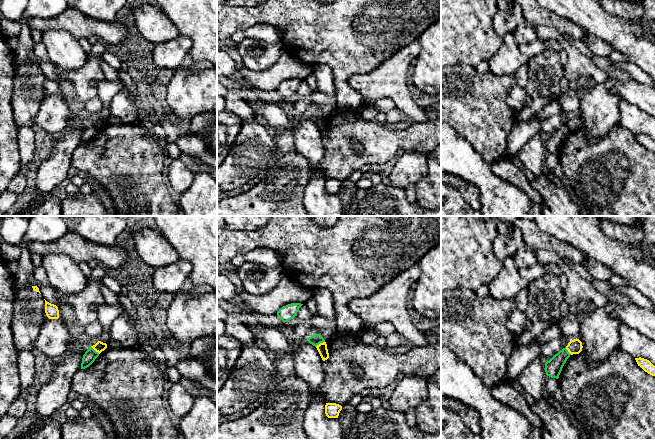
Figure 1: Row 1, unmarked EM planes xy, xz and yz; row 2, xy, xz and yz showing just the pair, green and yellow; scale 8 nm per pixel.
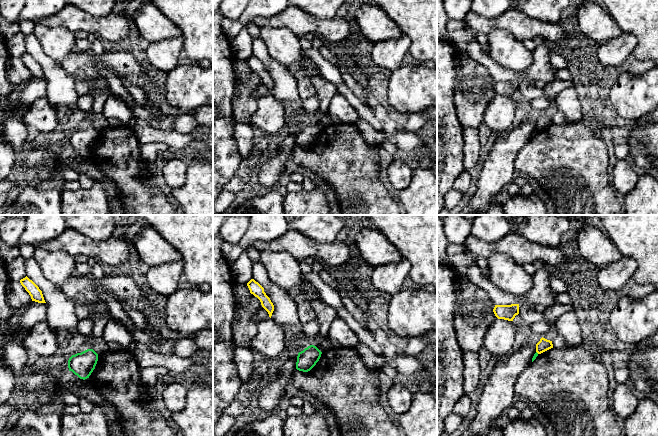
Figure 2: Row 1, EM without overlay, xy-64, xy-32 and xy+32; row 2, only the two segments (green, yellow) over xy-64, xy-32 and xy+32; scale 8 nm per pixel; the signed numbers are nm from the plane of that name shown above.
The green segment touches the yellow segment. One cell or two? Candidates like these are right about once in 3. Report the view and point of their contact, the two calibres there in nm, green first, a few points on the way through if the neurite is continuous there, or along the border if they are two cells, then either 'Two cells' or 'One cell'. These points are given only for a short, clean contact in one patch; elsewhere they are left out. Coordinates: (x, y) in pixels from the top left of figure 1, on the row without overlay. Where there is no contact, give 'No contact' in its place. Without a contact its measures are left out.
Touches green at xz (319, 119). Thickness 90 nm (green) against 80 nm. Boundary: xz (324, 117), (315, 122). Two cells

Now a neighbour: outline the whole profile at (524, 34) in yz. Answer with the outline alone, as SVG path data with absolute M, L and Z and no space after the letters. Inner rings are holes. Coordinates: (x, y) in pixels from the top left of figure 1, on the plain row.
M529 23L521 24L512 34L517 45L529 44L537 39L536 32Z

